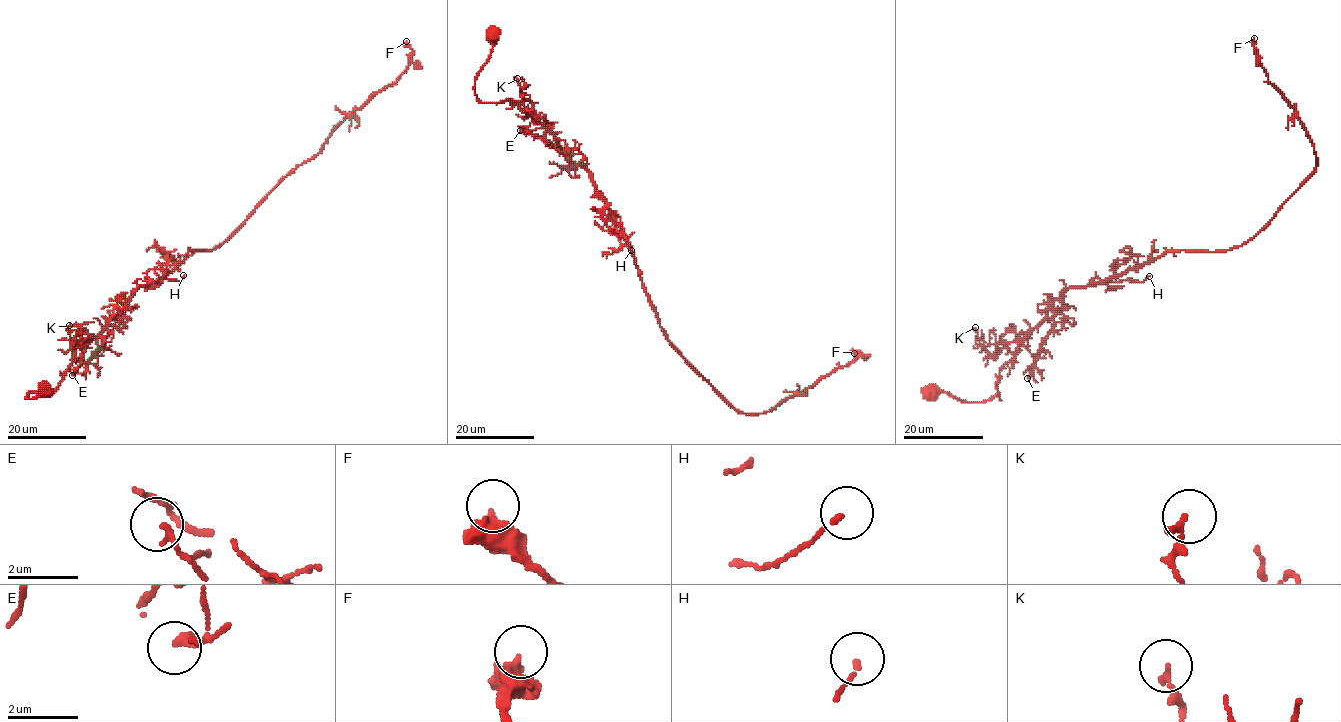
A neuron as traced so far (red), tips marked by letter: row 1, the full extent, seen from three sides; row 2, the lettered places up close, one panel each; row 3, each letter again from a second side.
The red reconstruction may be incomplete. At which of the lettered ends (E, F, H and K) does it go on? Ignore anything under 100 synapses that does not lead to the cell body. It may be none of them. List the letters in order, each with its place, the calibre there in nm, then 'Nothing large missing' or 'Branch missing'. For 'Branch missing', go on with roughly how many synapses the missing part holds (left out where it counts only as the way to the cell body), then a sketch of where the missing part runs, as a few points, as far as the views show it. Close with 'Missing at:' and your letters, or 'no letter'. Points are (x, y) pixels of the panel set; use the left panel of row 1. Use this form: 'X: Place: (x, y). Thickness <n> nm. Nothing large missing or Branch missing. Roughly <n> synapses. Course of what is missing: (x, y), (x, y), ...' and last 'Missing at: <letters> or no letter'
E: Place: (72, 375). Thickness 180 nm. Nothing large missing
F: Place: (406, 41). Thickness 300 nm. Nothing large missing
H: Place: (183, 275). Thickness 110 nm. Nothing large missing
K: Place: (69, 325). Thickness 180 nm. Nothing large missing
Missing at: no letter

